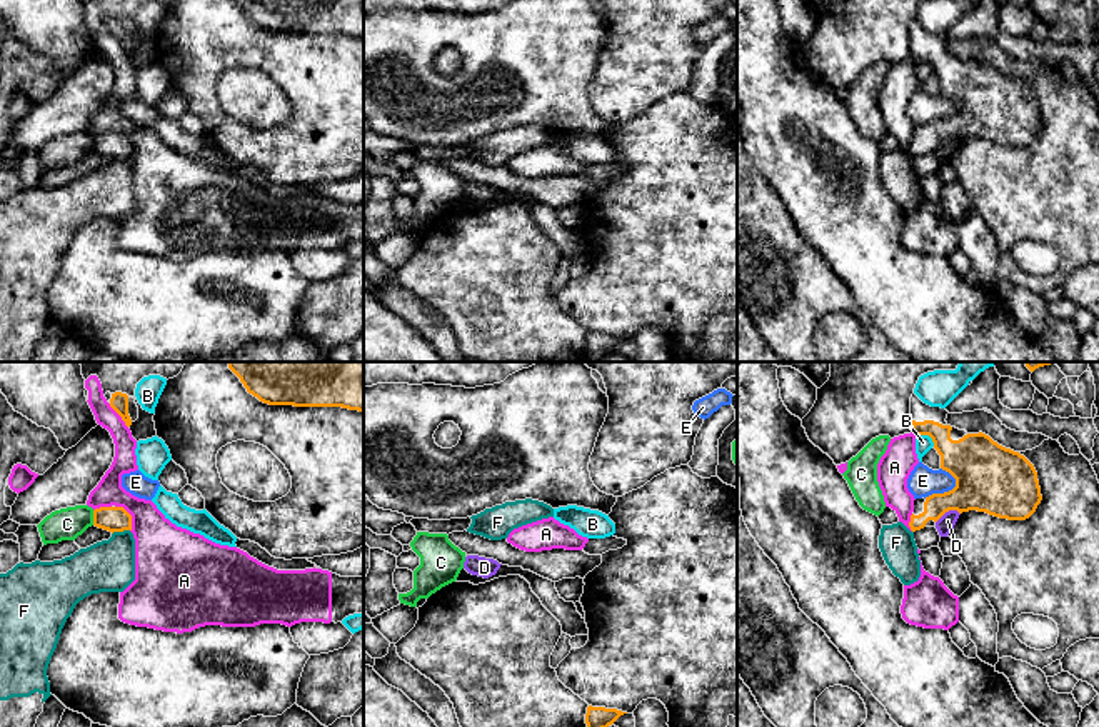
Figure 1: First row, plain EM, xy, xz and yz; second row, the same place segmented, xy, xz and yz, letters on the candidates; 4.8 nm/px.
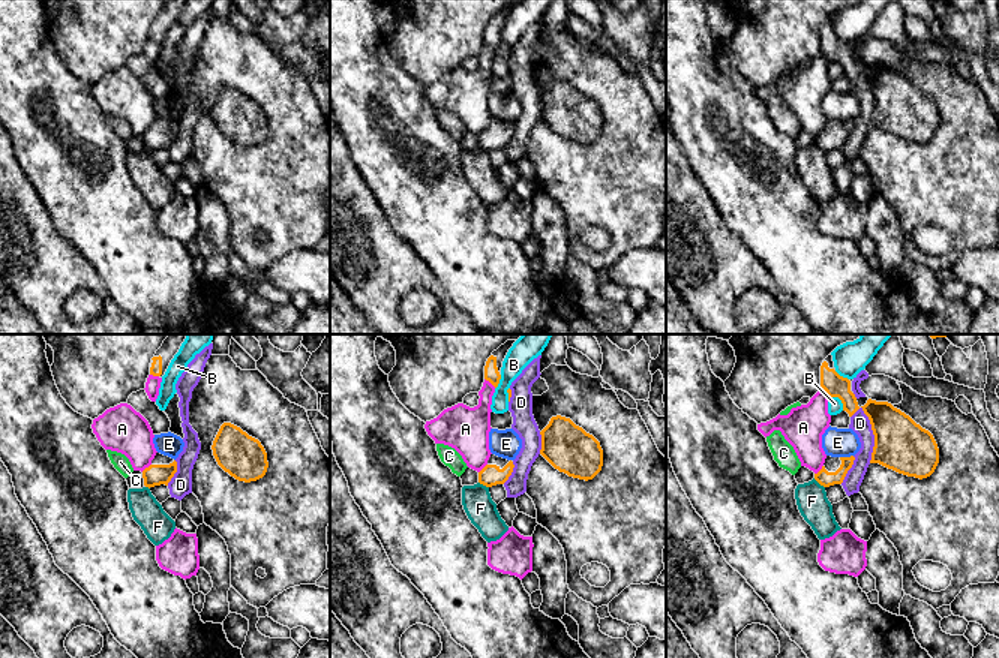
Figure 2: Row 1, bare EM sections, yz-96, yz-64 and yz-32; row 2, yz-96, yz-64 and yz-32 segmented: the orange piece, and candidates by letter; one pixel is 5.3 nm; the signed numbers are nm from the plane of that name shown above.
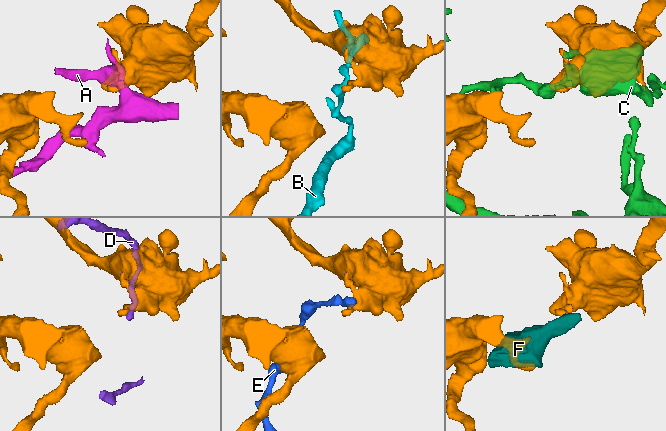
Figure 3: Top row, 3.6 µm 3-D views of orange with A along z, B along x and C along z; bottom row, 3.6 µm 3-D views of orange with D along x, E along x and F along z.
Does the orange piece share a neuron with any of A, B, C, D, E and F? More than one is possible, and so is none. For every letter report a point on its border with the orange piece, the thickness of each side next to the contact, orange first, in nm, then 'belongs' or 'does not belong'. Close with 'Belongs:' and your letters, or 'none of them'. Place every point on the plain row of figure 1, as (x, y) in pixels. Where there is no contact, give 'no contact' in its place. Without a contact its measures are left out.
A: contact xy (130, 142); calibres 130 and 300 nm; does not belong
B: contact yz (928, 60); calibres 240 and 80 nm; does not belong
C: contact xy (94, 144); calibres 130 and 160 nm; does not belong
D: contact yz (948, 137); calibres 320 and 80 nm; does not belong
E: contact yz (944, 119); calibres 320 and 140 nm; does not belong
F: contact xy (120, 157); calibres 130 and 260 nm; does not belong
Belongs: none of them

